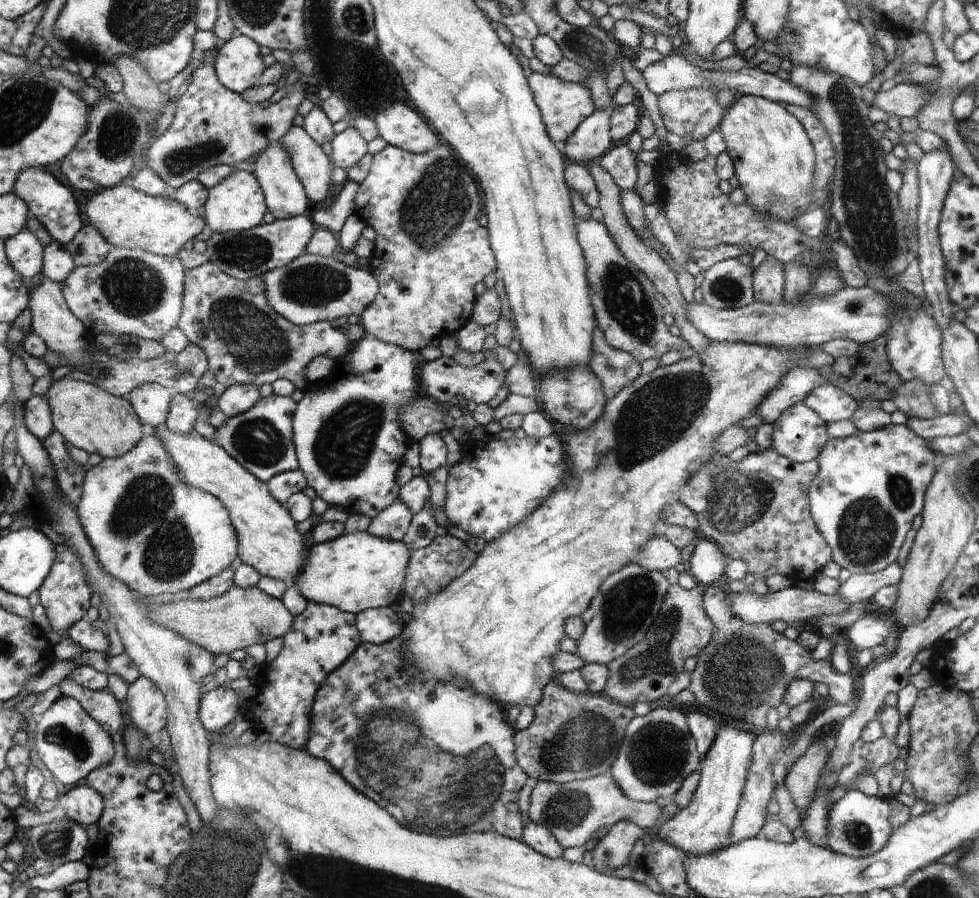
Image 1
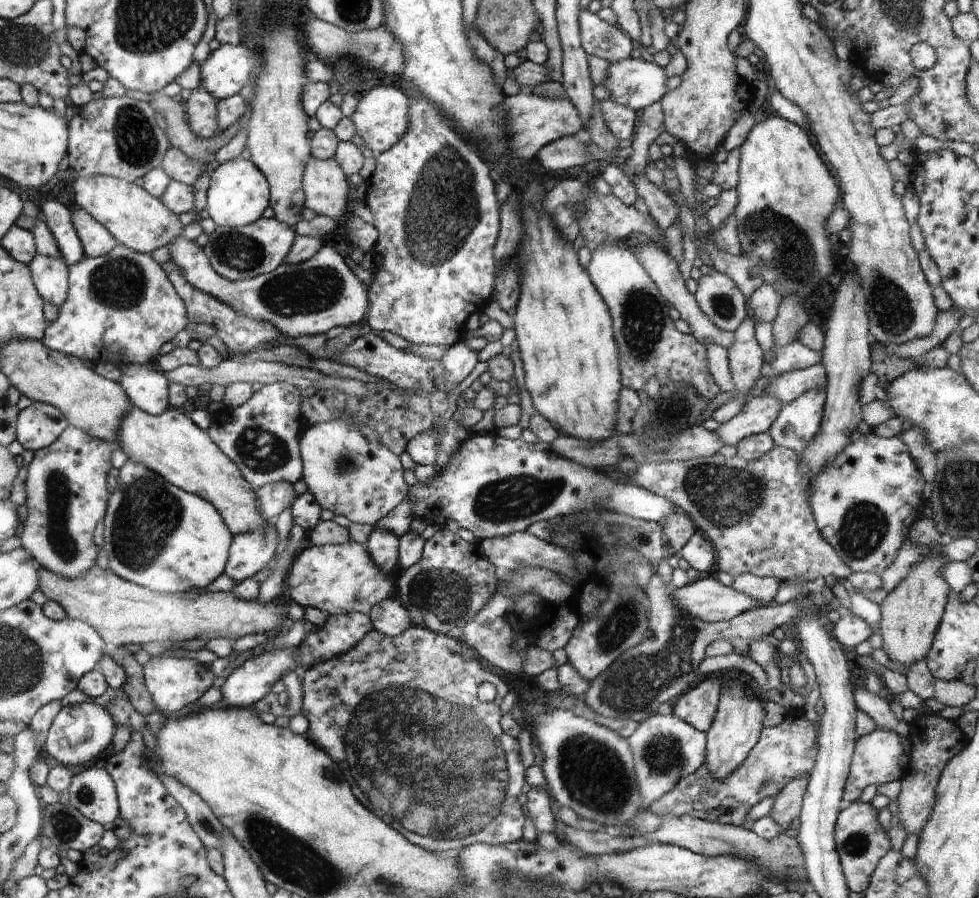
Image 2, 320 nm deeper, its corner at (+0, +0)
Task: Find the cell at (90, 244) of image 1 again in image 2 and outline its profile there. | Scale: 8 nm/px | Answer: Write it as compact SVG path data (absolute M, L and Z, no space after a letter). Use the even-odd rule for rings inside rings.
M75 210L72 220L86 250L86 256L99 257L108 254L118 244L114 236L86 210Z

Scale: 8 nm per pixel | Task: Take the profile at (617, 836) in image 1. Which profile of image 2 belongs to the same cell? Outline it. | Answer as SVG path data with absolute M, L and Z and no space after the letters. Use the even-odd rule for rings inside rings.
M654 713L639 723L635 734L627 738L628 744L631 745L631 751L634 753L635 775L639 783L640 796L643 802L641 808L648 808L655 800L667 794L672 790L676 783L685 776L696 772L700 766L705 764L707 733L698 730L695 726L683 721L674 713L671 715L660 715Z

